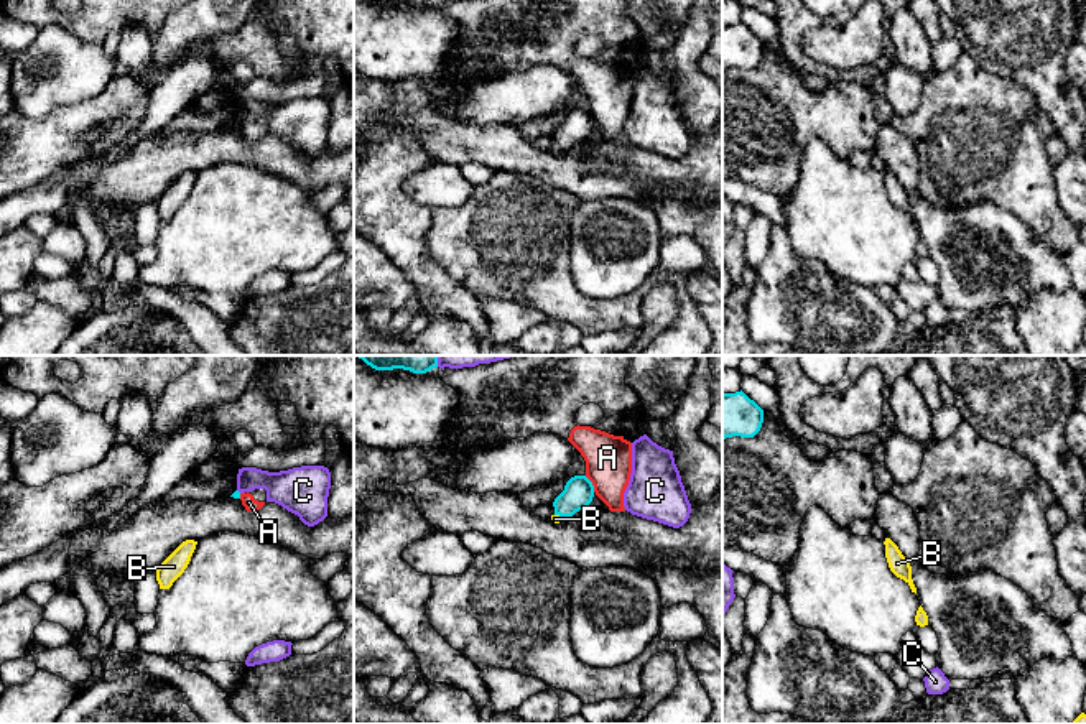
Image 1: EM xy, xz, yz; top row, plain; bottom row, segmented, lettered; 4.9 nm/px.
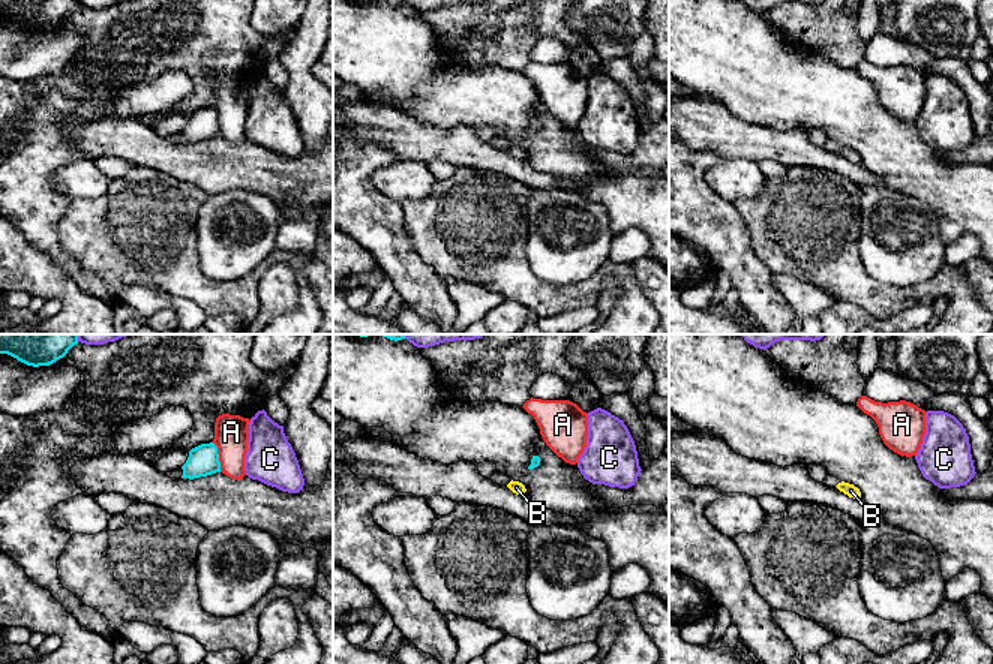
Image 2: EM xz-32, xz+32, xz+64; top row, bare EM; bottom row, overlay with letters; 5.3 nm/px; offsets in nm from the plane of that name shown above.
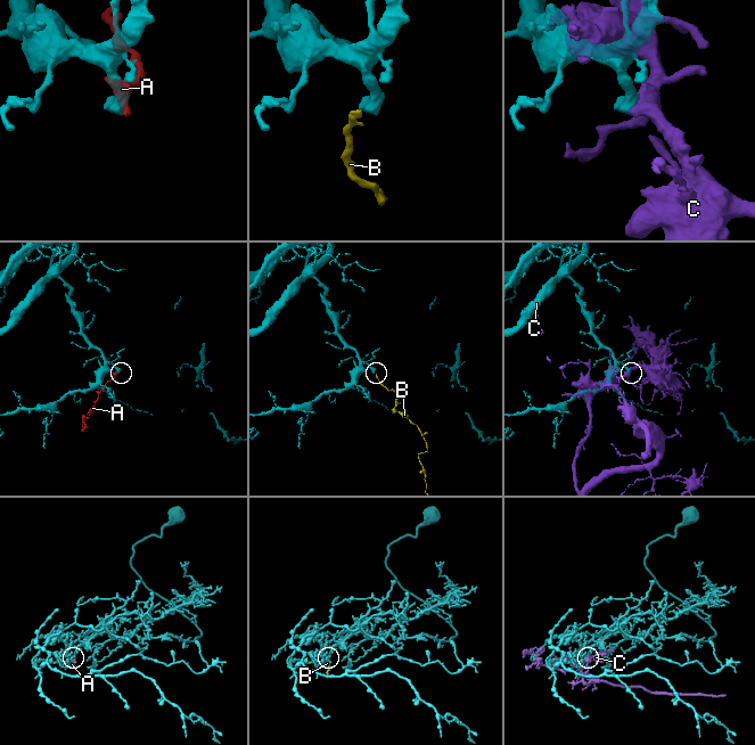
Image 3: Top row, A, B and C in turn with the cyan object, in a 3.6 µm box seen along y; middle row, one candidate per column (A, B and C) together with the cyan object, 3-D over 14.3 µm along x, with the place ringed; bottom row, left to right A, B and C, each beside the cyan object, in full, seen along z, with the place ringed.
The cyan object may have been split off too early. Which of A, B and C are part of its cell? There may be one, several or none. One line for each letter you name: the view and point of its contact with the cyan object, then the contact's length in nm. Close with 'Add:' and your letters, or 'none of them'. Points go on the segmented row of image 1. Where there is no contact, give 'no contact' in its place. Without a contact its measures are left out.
B: meets cyan in xz at (558, 514); contact 40 nm long
Add: B

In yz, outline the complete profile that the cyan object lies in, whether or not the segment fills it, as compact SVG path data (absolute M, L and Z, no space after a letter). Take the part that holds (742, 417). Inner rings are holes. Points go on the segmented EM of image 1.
M742 390L722 393L722 441L740 436L754 438L763 423L763 410Z

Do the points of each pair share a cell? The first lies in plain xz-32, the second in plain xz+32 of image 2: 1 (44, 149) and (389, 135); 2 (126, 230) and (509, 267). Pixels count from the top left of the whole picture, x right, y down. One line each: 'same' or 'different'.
1: different
2: same

